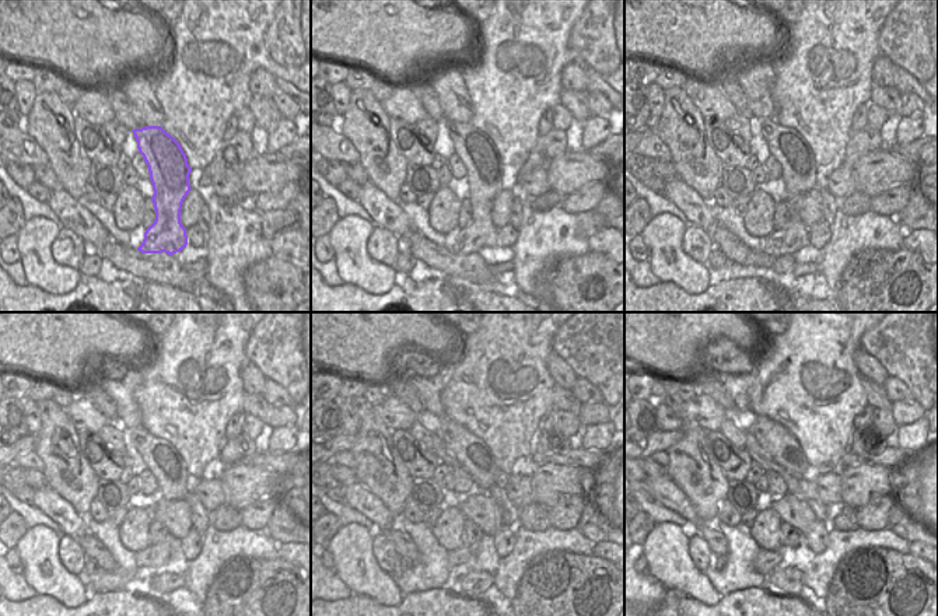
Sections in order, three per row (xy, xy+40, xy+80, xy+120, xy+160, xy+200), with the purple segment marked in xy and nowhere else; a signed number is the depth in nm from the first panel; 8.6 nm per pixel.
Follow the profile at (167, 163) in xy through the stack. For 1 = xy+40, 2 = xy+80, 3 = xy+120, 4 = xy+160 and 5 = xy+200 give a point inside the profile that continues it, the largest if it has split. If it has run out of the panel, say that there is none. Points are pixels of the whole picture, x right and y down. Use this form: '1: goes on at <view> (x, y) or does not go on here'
1: goes on at xy+40 (478, 153)
2: goes on at xy+80 (798, 170)
3: goes on at xy+120 (165, 464)
4: goes on at xy+160 (473, 455)
5: goes on at xy+200 (774, 438)

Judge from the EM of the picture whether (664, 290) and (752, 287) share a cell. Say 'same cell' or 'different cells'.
same cell

